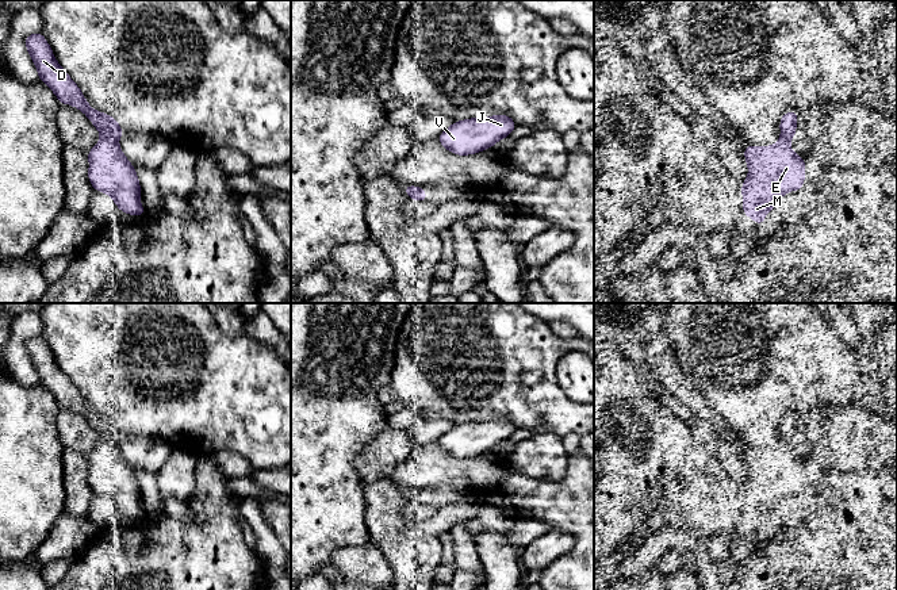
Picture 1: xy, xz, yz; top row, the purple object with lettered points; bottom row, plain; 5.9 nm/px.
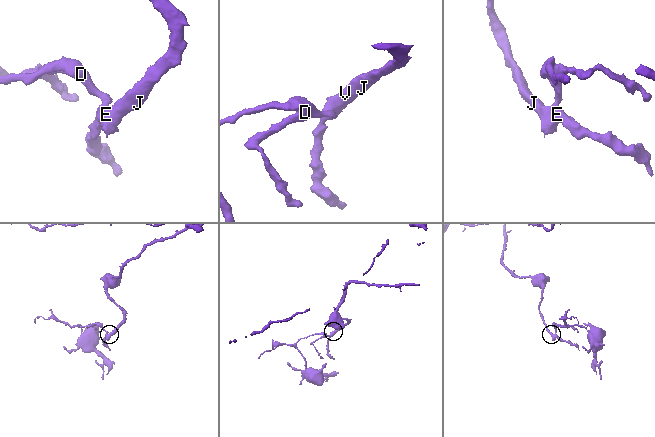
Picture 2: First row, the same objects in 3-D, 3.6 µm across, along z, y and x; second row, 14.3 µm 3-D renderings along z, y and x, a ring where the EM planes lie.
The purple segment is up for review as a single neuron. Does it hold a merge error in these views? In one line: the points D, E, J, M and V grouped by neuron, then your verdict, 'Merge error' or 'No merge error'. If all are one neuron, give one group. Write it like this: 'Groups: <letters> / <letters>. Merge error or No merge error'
Groups: D / E J M V. Merge error

